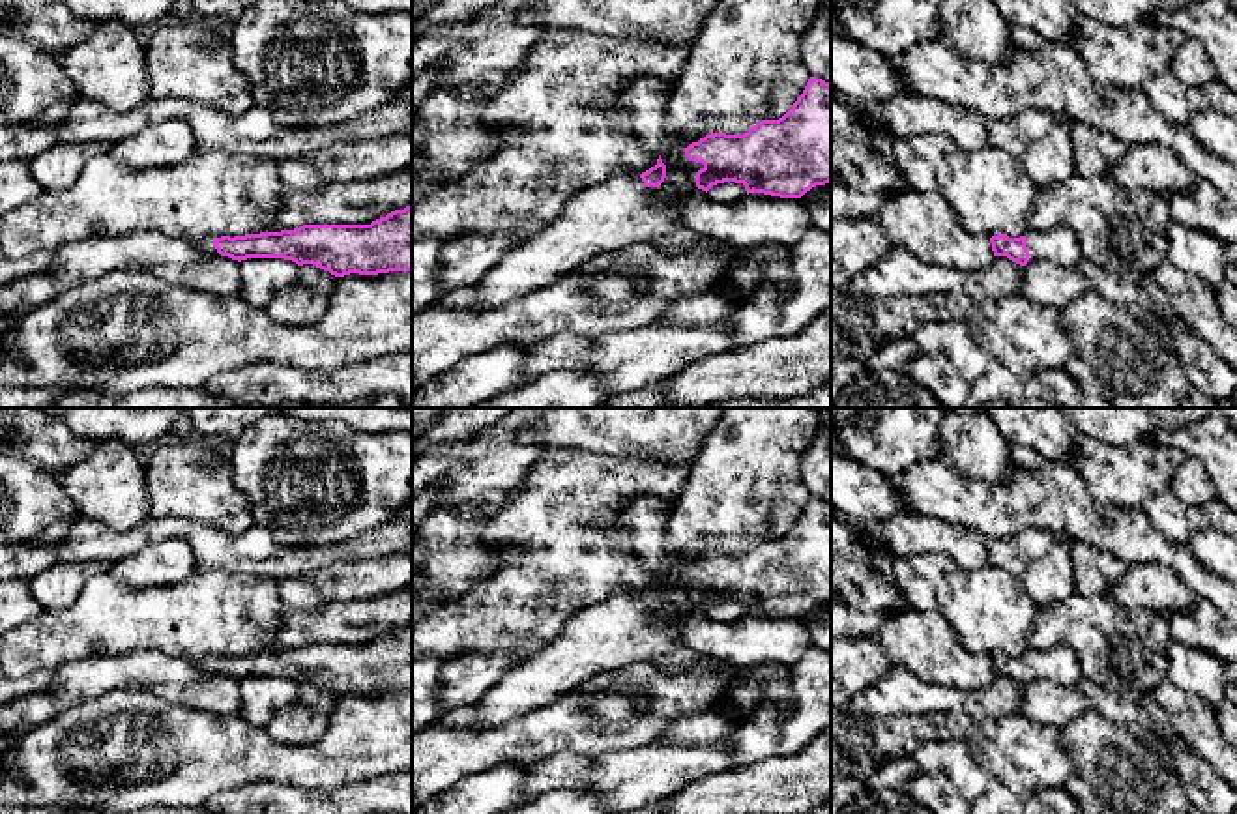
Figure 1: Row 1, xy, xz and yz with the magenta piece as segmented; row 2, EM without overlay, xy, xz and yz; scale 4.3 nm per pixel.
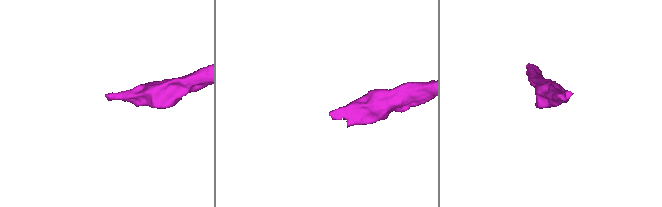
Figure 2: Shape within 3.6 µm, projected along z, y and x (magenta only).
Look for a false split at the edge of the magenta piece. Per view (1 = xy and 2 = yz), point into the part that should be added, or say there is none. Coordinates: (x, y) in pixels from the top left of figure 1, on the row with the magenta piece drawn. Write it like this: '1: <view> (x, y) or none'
1: xy (206, 247)
2: yz (1060, 246)

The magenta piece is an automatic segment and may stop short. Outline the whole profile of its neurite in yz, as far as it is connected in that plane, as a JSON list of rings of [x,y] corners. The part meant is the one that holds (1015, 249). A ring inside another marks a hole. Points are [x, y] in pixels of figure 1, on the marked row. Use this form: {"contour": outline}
{"contour": [[[1027,228],[1020,238],[997,234],[990,238],[994,256],[1026,266],[1029,260],[1052,260],[1063,268],[1078,268],[1082,247],[1069,228],[1037,232]]]}

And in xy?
{"contour": [[[412,204],[395,210],[371,225],[303,225],[294,230],[260,232],[245,236],[208,238],[196,243],[202,254],[221,254],[232,260],[284,258],[298,266],[313,264],[335,277],[350,273],[378,275],[389,271],[412,271]]]}

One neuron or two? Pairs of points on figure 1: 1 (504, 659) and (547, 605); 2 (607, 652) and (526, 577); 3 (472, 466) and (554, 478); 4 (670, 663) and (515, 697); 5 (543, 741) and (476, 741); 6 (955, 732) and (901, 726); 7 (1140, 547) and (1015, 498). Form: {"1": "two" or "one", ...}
{"1": "two", "2": "two", "3": "two", "4": "two", "5": "one", "6": "one", "7": "one"}

